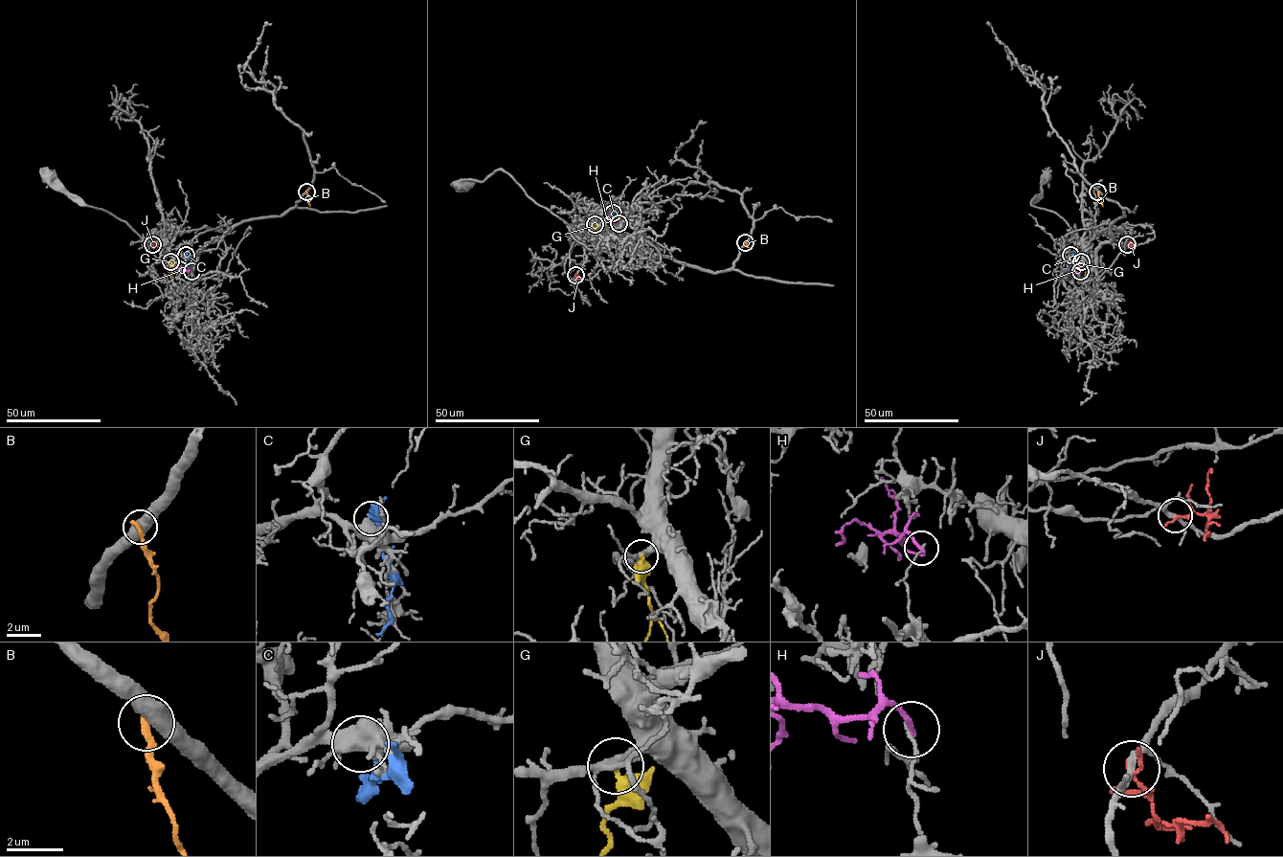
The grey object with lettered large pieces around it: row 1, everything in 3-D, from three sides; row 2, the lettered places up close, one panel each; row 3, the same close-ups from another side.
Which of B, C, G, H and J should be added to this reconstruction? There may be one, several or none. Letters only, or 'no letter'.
no letter

